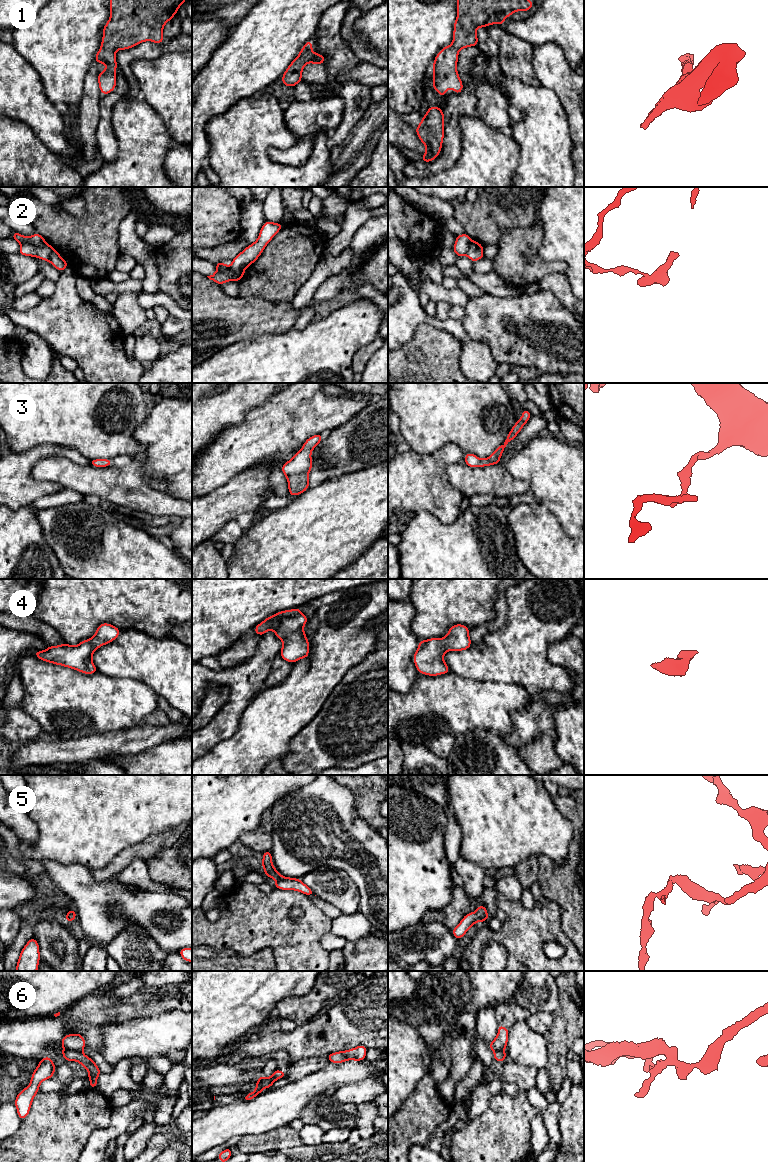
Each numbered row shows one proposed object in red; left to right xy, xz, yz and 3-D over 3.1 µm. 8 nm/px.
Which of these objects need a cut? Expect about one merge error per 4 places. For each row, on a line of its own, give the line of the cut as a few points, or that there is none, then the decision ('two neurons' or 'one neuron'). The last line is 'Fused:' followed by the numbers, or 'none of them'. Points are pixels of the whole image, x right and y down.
1: cut none; one neuron
2: cut xy (46, 242), (40, 245), (21, 244); two neurons
3: cut none; one neuron
4: cut none; one neuron
5: cut none; one neuron
6: cut xy (64, 1048), (79, 1052); two neurons
Fused: 2, 6

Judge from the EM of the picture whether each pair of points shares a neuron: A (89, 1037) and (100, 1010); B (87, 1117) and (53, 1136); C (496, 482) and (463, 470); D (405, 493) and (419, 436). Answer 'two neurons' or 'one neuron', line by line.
A: two neurons
B: one neuron
C: one neuron
D: two neurons

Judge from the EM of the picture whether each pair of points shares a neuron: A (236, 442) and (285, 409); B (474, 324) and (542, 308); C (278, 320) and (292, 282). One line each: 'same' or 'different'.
A: same
B: same
C: different

